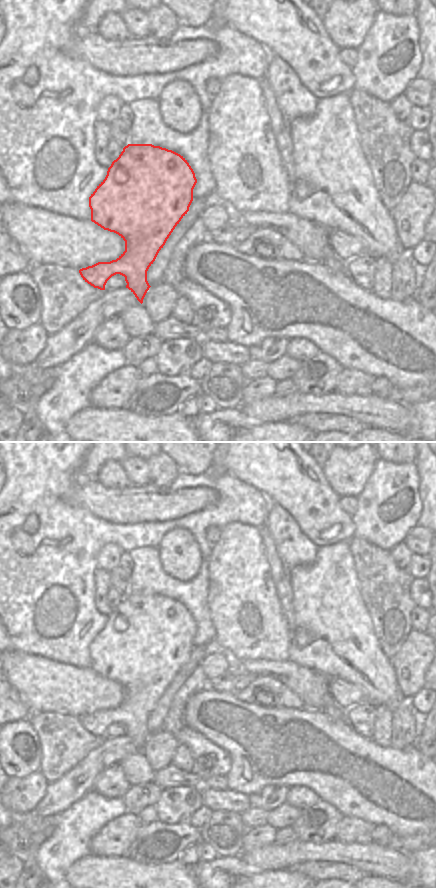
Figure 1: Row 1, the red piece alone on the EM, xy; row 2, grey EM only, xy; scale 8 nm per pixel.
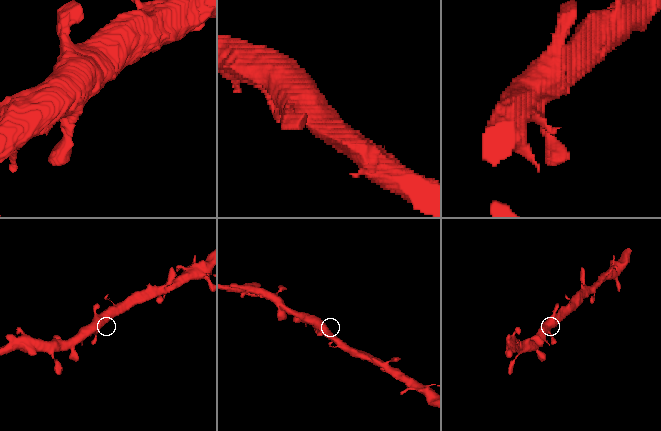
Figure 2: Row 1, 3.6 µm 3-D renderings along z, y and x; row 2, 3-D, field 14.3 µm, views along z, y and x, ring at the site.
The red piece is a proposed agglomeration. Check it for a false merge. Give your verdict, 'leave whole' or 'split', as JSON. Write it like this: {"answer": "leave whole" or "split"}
{"answer": "leave whole"}

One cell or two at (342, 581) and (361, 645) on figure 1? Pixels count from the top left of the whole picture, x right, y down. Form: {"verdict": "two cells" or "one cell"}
{"verdict": "one cell"}

